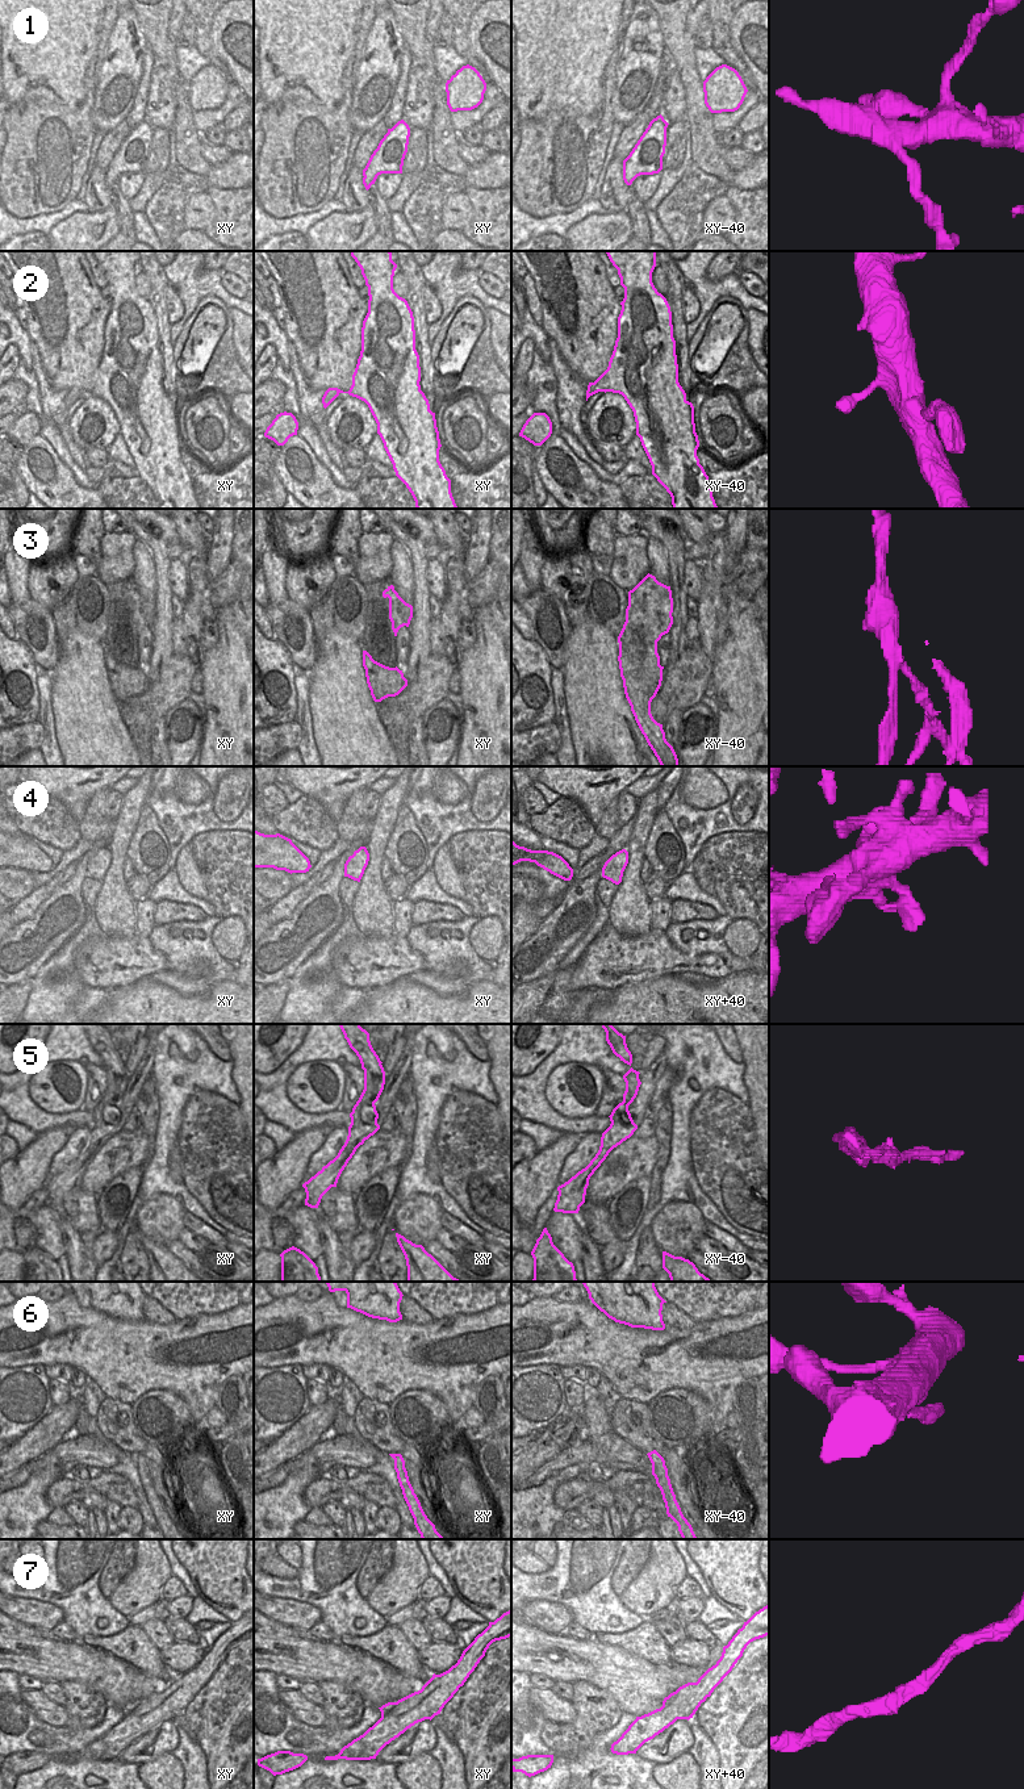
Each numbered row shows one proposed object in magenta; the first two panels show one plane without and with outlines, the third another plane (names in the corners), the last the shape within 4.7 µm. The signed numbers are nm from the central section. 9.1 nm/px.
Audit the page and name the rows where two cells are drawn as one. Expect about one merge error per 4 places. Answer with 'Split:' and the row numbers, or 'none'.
Split: 1, 3, 5

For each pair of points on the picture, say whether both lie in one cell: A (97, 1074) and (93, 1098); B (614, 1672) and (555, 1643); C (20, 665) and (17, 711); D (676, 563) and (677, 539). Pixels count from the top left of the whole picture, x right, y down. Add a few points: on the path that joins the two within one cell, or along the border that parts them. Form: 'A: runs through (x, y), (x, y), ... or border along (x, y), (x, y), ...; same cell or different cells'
A: runs through (97, 1079), (95, 1092); same cell
B: runs through (600, 1664), (580, 1662), (569, 1651); same cell
C: runs through (20, 677), (20, 699); same cell
D: runs through (676, 557), (676, 544); same cell

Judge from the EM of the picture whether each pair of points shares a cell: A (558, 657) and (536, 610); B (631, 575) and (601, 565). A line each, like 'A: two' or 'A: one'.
A: one
B: two

